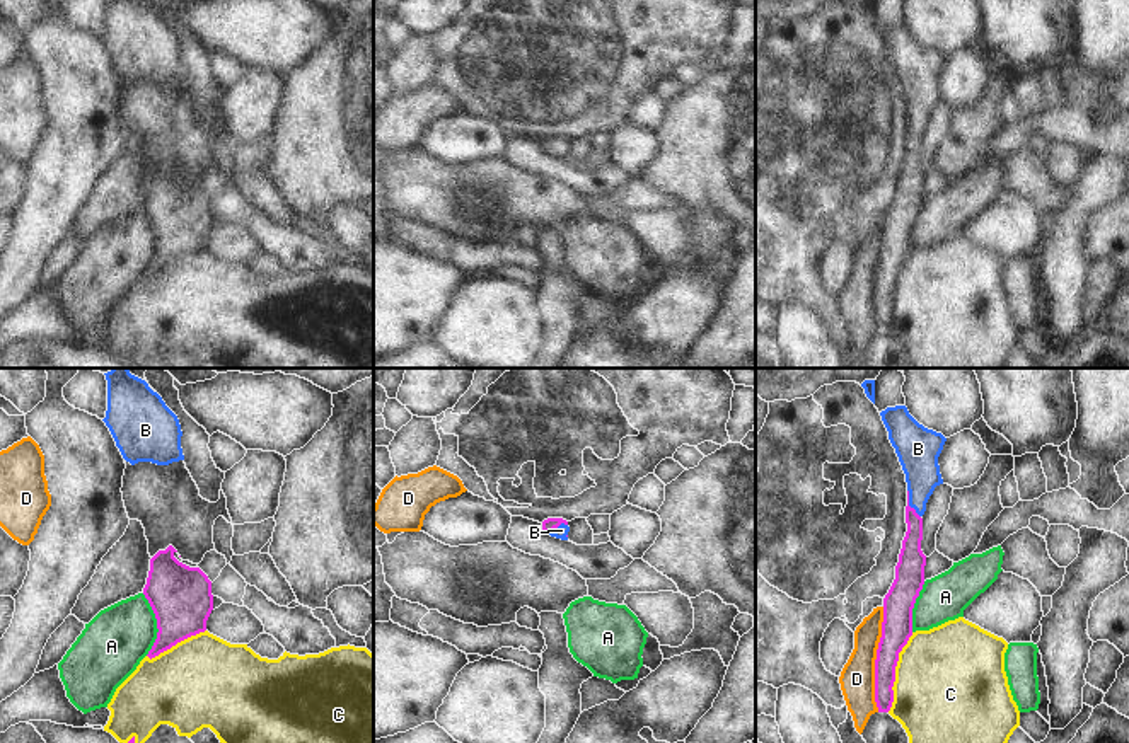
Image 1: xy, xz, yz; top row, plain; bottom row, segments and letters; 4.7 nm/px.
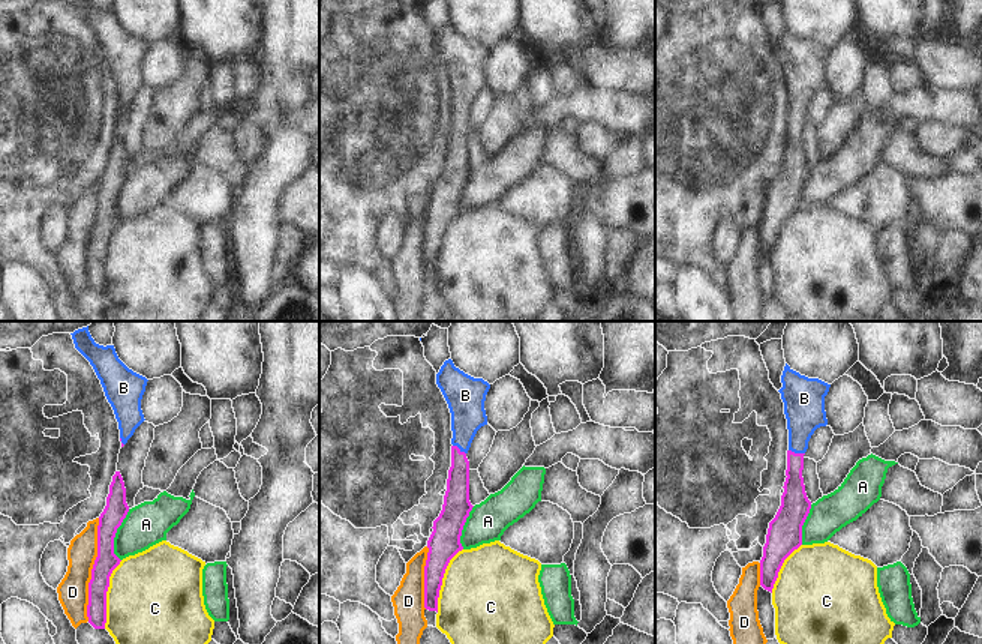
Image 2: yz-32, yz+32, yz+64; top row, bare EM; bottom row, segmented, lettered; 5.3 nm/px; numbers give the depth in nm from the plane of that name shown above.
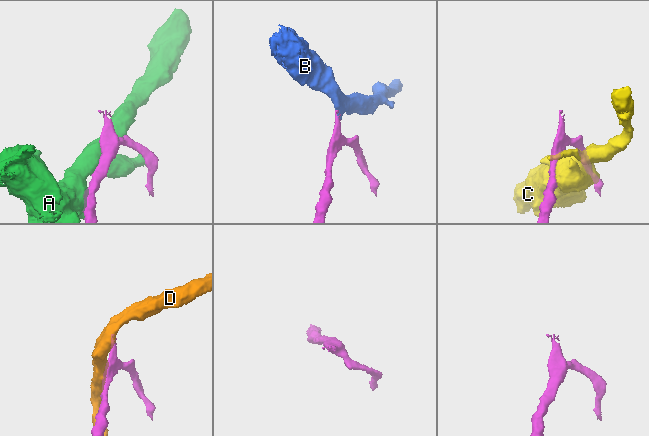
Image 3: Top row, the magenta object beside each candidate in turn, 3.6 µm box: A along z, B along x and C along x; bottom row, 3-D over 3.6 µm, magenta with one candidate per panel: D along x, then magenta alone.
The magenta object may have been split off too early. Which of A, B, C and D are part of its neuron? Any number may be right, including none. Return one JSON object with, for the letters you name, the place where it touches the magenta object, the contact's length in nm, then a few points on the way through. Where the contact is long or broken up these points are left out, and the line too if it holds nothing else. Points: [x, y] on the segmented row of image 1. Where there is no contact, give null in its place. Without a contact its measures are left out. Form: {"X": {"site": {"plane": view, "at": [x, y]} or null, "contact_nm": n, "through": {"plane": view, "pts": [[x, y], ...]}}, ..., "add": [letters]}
{"B": {"site": {"plane": "yz", "at": [908, 503]}, "contact_nm": 150, "through": {"plane": "yz", "pts": [[911, 556], [908, 503], [918, 493], [918, 452]]}}, "add": ["B"]}

